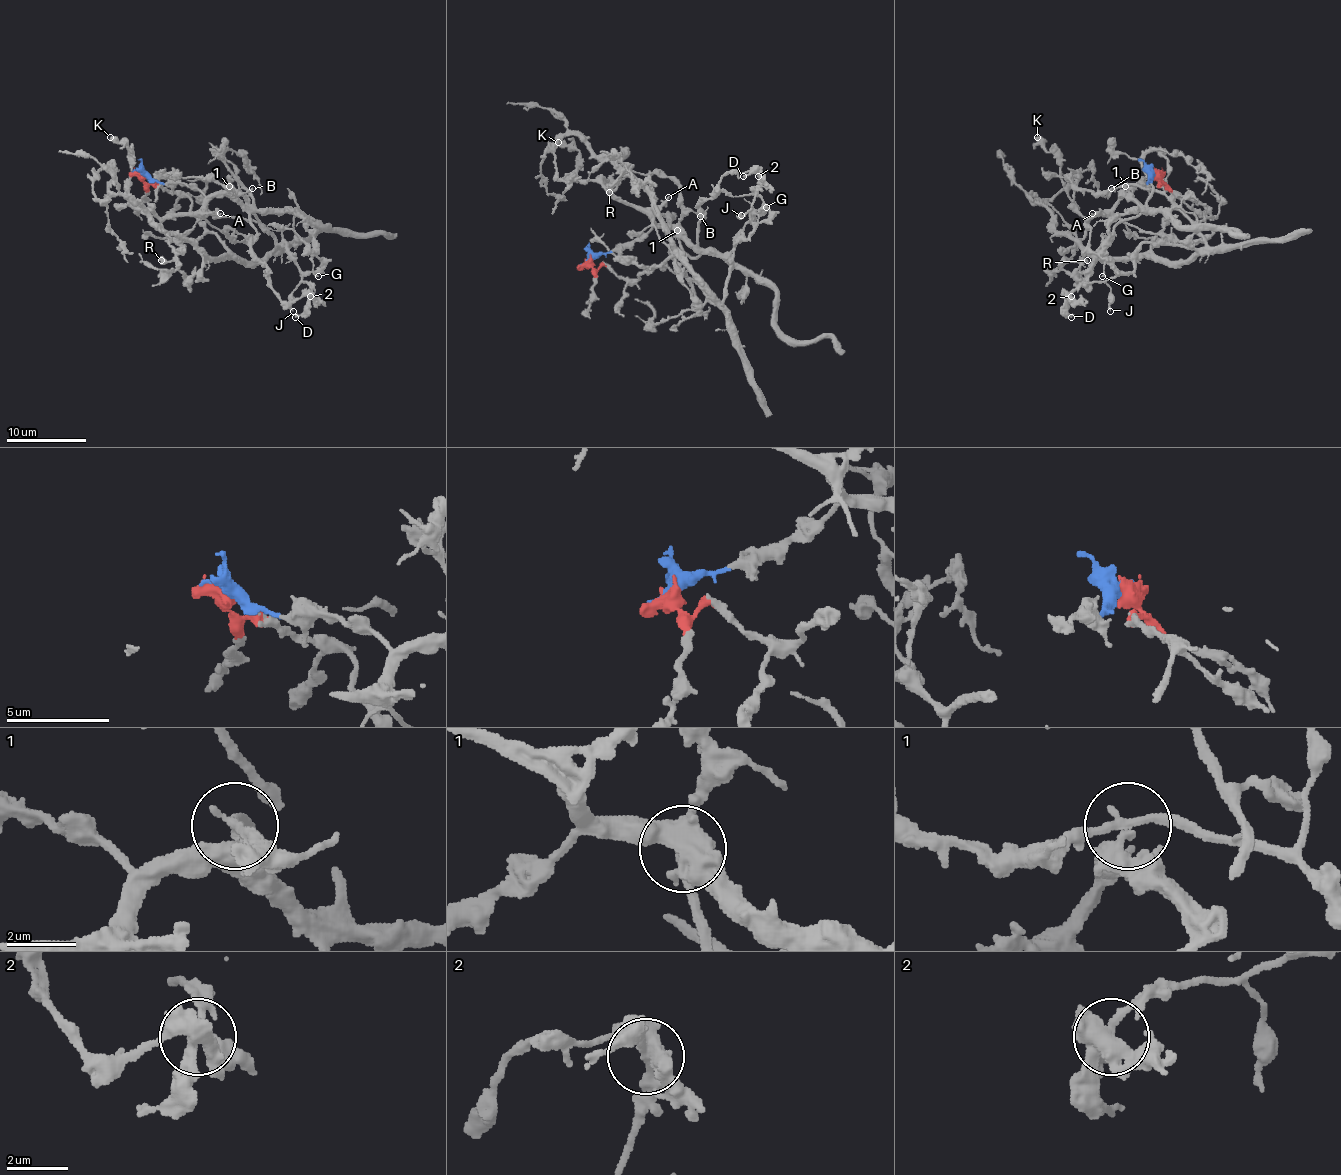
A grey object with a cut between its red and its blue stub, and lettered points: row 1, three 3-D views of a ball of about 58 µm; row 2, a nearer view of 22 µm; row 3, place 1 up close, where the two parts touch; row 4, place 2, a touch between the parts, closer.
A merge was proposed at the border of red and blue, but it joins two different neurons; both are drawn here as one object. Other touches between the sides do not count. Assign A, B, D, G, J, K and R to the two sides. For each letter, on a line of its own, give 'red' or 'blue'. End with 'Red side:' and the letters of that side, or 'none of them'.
A: blue
B: red
D: red
G: blue
J: red
K: blue
R: blue
Red side: B, D, J

